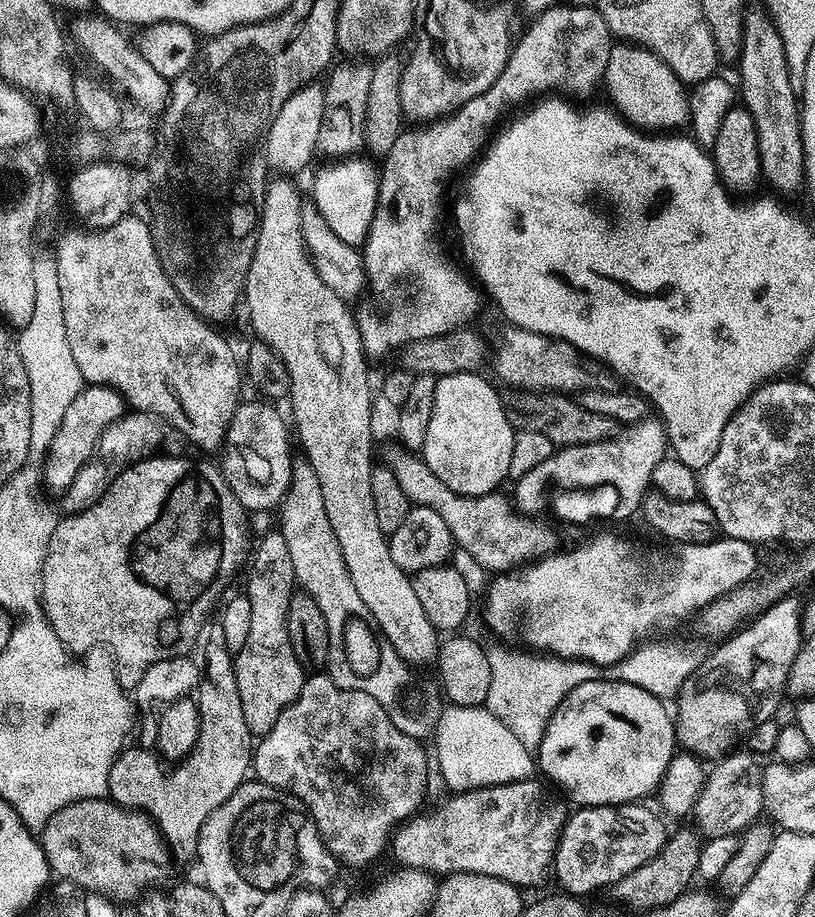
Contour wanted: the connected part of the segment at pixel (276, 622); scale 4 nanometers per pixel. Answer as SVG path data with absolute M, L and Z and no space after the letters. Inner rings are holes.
M272 530L261 538L260 545L257 546L256 553L254 552L255 548L250 556L252 569L248 572L248 588L246 588L246 595L250 598L250 634L246 638L246 646L242 646L242 650L235 653L234 663L236 665L236 681L238 682L238 698L242 698L242 718L246 720L246 726L253 737L262 738L278 722L282 710L286 710L286 706L290 706L298 698L306 679L306 669L298 662L298 658L294 658L294 646L290 646L290 634L288 633L288 607L296 584L296 575L294 574L294 562L290 562L290 549L286 547L286 538L282 538L282 534L278 530Z

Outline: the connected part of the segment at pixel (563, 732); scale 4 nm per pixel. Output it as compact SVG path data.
M588 678L569 694L546 726L538 751L538 768L565 788L580 806L640 802L659 783L666 766L677 751L676 726L669 705L654 694L625 680Z

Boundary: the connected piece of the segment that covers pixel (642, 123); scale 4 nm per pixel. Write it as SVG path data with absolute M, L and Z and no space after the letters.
M631 42L613 43L610 50L610 62L606 62L604 79L602 81L603 91L608 91L612 99L611 107L619 115L623 116L629 124L640 130L676 130L679 124L687 125L688 118L688 97L684 81L679 80L670 70L670 66L659 56L649 52L647 48L641 48Z

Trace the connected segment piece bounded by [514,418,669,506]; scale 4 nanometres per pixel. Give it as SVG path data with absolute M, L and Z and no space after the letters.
M645 418L627 425L622 431L603 439L593 439L588 443L569 443L564 449L553 451L542 466L534 466L530 474L515 481L517 505L532 500L547 484L557 484L556 488L586 489L600 486L614 486L620 495L621 505L639 505L649 491L654 468L666 456L669 447L668 433L660 418Z

